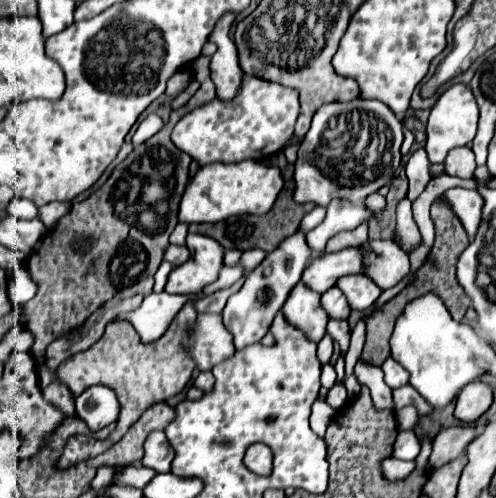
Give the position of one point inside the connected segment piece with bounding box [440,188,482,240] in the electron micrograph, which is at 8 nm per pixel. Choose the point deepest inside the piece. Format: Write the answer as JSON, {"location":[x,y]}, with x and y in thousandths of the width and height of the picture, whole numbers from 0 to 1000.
{"location":[940,410]}

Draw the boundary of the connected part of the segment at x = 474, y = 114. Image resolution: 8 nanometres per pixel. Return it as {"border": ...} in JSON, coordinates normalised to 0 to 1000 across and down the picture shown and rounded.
{"border":[[[911,169],[875,209],[867,237],[863,237],[863,277],[859,277],[859,305],[863,305],[863,321],[871,329],[891,329],[903,301],[919,297],[919,293],[940,293],[956,281],[960,273],[960,253],[964,253],[964,237],[968,237],[968,221],[960,209],[960,197],[952,189],[952,181],[940,169]]]}

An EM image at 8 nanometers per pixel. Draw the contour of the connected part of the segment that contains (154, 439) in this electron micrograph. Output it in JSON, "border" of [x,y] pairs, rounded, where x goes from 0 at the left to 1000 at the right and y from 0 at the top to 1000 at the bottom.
{"border":[[[306,867],[290,892],[290,920],[286,920],[286,936],[306,940],[315,948],[339,948],[343,932],[351,924],[351,904],[343,900],[335,871],[331,867]]]}

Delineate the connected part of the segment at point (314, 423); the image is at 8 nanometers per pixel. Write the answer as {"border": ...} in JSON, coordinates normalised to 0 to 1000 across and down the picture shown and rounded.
{"border":[[[641,797],[627,819],[623,849],[629,865],[647,880],[653,878],[661,851],[669,843],[677,825],[671,819],[661,819],[655,803]]]}

